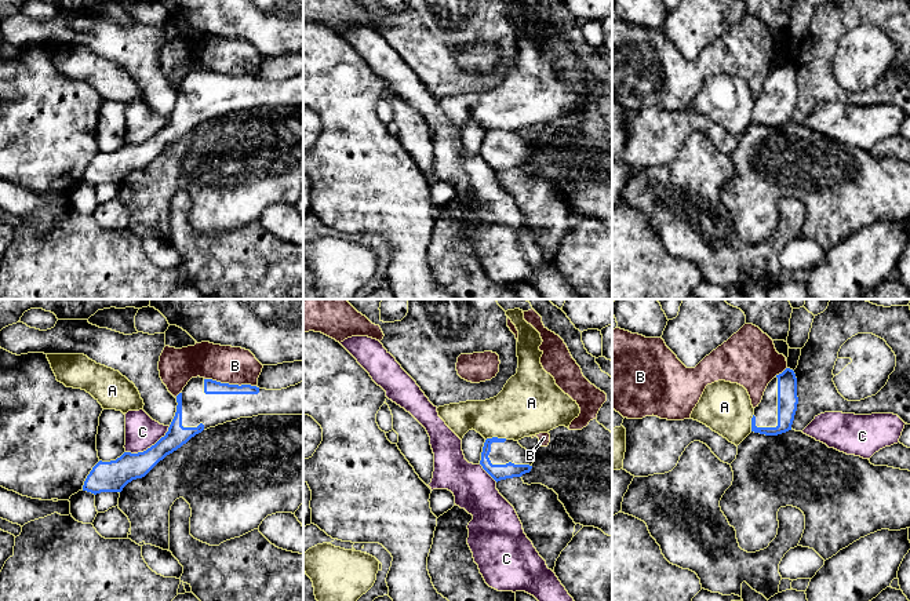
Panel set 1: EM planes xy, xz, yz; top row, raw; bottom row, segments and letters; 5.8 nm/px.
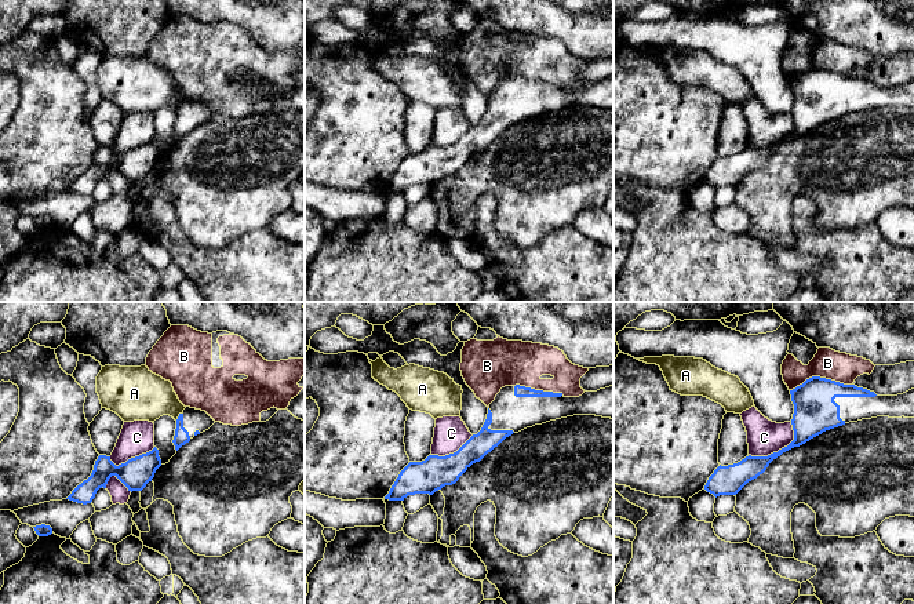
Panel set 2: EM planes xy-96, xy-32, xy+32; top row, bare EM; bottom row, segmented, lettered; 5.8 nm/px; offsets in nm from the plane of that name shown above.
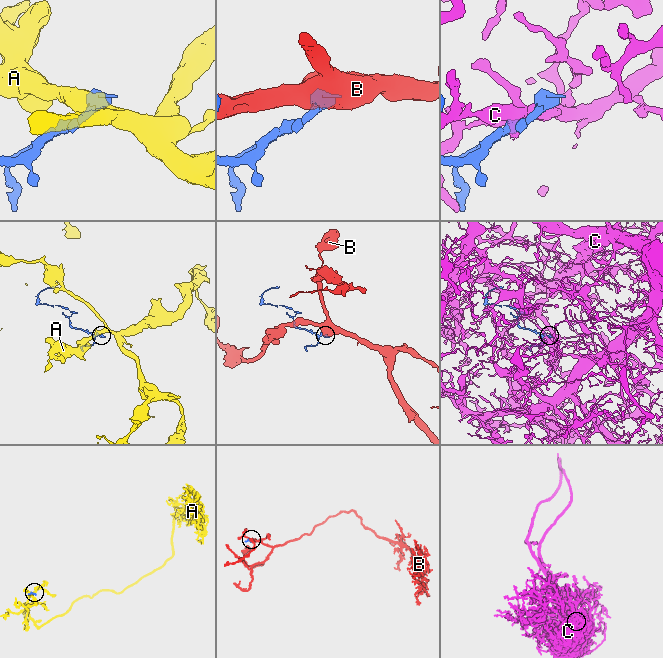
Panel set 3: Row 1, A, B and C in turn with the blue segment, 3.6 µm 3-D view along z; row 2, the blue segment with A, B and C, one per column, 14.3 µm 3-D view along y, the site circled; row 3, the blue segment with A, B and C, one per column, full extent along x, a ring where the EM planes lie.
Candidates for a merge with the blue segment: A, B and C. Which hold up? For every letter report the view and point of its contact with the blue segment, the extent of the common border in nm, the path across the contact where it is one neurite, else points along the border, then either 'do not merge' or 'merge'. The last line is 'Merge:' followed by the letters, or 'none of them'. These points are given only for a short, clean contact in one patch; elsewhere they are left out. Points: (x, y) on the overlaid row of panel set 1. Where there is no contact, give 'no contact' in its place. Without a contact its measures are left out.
A: meets blue in xz at (495, 437); contact 130 nm long; border along xz (506, 439), (488, 437), (486, 440); do not merge
B: meets blue in xy at (230, 385); contact 320 nm long; do not merge
C: meets blue in xy at (150, 447); contact 300 nm long; do not merge
Merge: none of them

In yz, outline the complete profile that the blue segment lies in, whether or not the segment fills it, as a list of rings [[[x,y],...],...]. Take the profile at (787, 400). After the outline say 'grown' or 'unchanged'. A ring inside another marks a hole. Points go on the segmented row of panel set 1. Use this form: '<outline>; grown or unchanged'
[[[786,368],[767,386],[761,403],[754,408],[751,431],[778,436],[791,430],[797,411],[797,378]]]; grown

